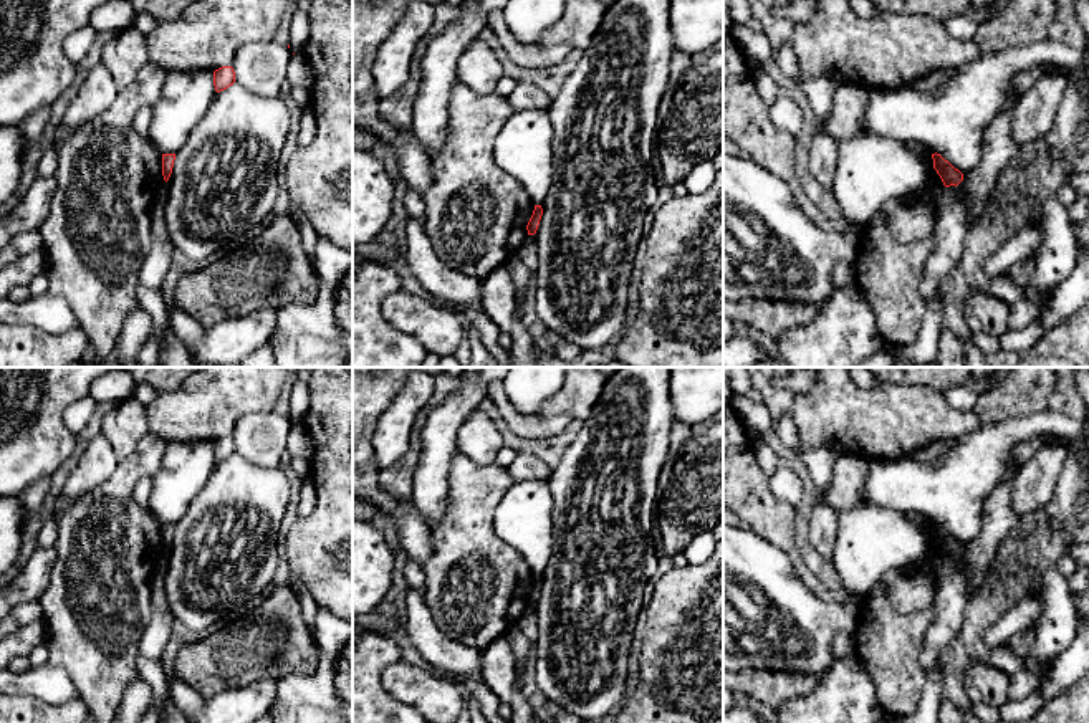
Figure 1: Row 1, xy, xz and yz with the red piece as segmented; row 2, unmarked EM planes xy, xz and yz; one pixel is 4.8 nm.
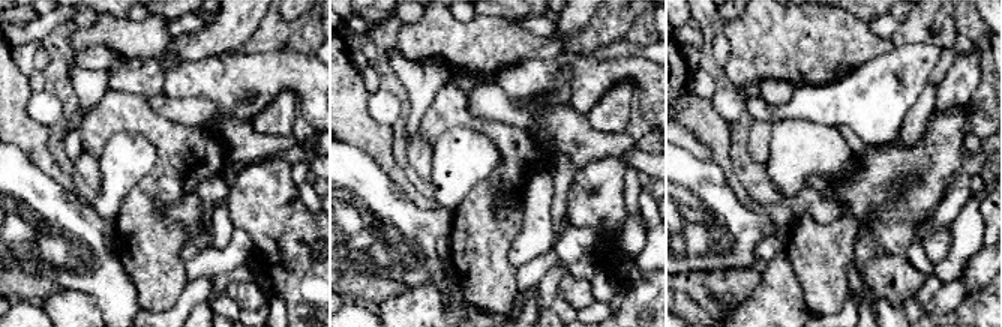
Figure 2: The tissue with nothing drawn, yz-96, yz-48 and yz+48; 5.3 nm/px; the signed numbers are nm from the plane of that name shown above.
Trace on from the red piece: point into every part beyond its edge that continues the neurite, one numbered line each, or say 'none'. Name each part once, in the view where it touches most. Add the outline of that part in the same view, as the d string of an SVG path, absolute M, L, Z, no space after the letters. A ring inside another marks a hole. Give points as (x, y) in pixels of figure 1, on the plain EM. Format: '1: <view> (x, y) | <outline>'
none

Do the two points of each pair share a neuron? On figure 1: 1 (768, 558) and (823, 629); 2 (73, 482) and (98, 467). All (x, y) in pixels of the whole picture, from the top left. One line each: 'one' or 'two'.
1: one
2: one

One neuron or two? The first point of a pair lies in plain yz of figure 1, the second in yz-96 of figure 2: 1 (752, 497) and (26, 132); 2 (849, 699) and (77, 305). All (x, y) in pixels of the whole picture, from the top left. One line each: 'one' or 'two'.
1: one
2: one

